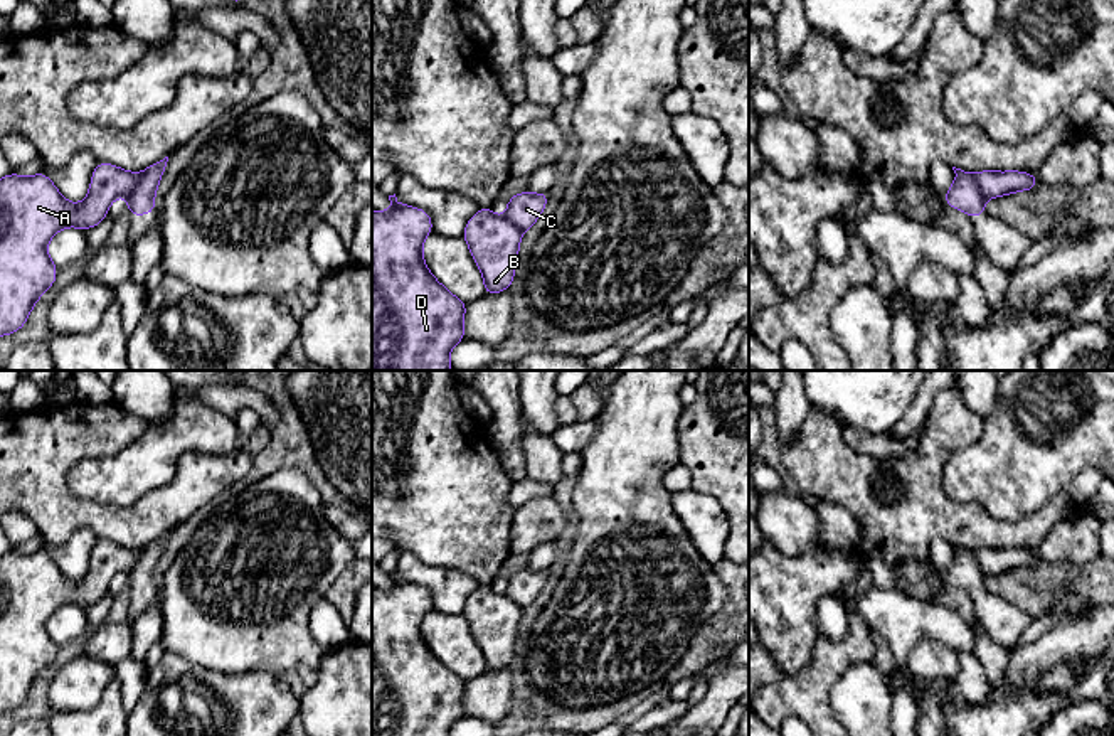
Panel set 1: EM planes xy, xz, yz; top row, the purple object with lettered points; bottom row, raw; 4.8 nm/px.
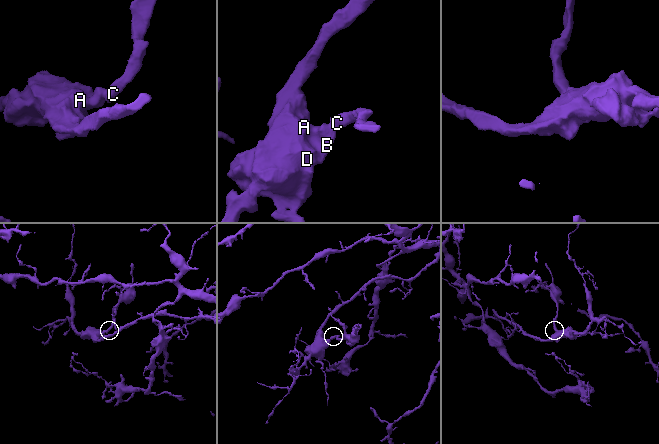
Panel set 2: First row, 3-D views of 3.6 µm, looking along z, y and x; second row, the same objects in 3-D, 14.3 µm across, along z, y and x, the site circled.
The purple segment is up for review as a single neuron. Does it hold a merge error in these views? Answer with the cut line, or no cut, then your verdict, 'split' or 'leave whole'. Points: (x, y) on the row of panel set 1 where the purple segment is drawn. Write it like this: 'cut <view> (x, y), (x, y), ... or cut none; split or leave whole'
cut xy (138, 174), (138, 182), (128, 197); split

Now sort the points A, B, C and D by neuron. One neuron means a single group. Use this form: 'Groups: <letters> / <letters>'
Groups: A B D / C

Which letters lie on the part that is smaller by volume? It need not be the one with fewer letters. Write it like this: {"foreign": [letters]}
{"foreign": ["C"]}

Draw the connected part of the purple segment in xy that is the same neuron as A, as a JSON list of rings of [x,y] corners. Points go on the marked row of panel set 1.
[[[99,162],[82,204],[67,202],[45,173],[0,180],[0,335],[22,328],[57,276],[45,246],[62,227],[91,229],[114,197],[130,197],[138,173]]]

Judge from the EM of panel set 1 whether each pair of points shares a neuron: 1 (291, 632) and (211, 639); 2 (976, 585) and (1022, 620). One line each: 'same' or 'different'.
1: same
2: same

